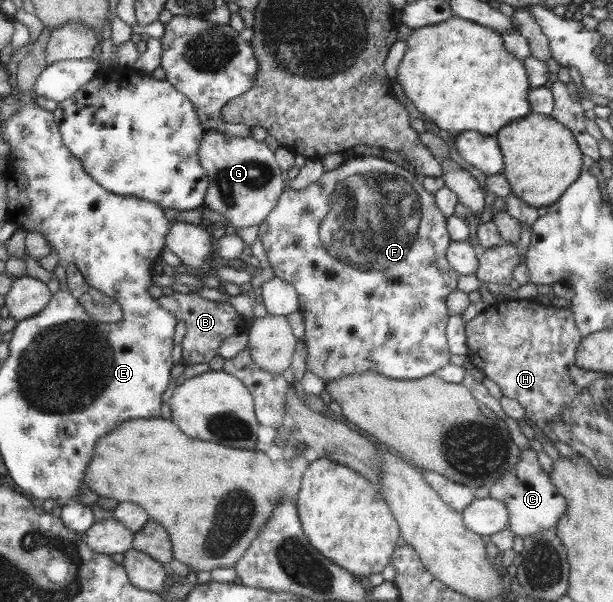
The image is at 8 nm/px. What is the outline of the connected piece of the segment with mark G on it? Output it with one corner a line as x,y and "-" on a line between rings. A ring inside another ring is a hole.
217,129
204,130
197,150
198,163
206,173
207,183
202,204
222,214
233,229
261,225
278,204
283,190
281,169
277,168
273,152
251,136
230,136

